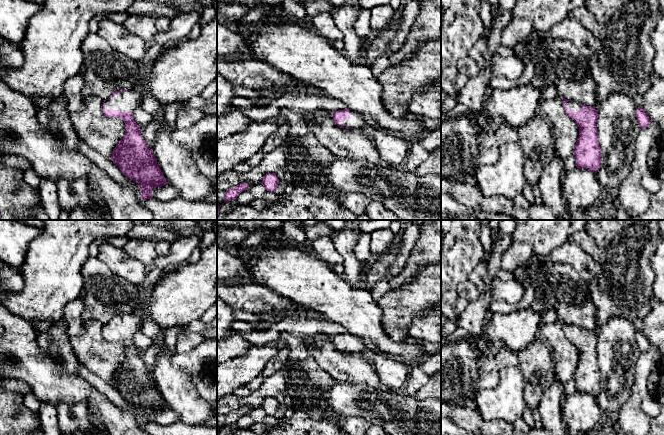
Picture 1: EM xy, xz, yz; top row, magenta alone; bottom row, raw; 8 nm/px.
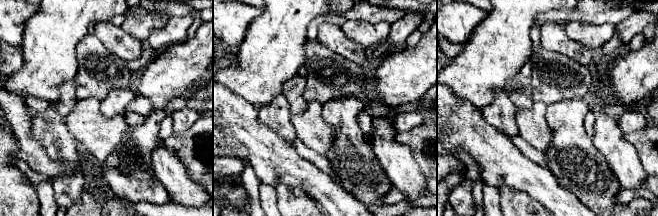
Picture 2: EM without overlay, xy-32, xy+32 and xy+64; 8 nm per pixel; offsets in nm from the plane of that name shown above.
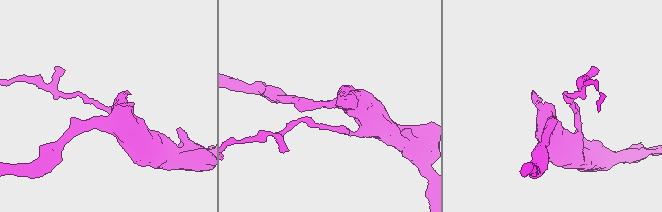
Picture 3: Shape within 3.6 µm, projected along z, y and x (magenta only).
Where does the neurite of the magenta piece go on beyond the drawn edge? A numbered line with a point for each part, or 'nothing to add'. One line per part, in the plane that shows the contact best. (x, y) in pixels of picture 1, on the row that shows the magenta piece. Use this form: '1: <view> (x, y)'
1: xy (128, 101)

